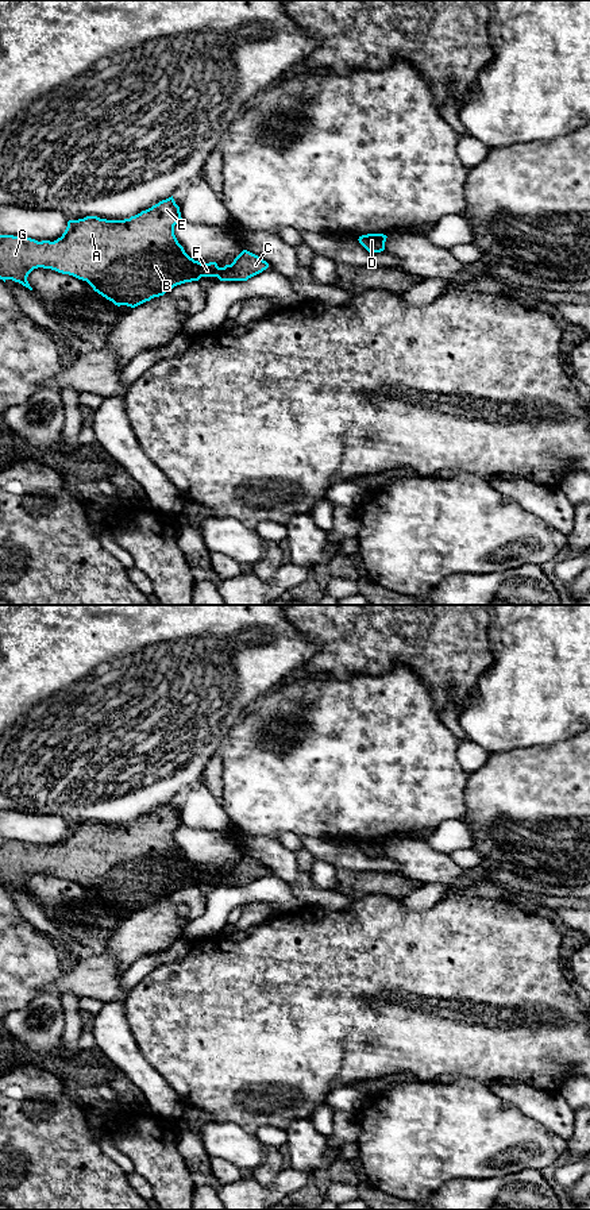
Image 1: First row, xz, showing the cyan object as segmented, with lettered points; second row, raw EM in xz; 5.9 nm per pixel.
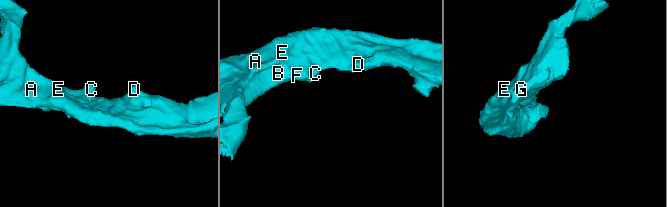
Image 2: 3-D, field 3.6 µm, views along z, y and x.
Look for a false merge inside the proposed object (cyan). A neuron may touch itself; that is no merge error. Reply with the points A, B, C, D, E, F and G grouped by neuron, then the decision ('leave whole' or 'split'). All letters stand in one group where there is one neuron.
A B C D E F G; leave whole

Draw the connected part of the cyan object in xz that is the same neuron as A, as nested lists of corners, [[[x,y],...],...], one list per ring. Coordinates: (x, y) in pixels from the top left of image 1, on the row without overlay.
[[[171,801],[124,825],[107,825],[97,821],[69,825],[62,841],[54,847],[0,840],[0,885],[4,887],[12,885],[32,895],[27,886],[28,879],[38,872],[51,874],[86,886],[95,897],[117,912],[135,913],[154,902],[163,901],[177,890],[198,886],[201,882],[217,882],[220,886],[247,886],[269,872],[266,866],[247,855],[243,855],[231,870],[224,872],[219,872],[216,867],[201,868],[194,866],[185,858],[174,840],[174,831],[181,825],[180,812]]]

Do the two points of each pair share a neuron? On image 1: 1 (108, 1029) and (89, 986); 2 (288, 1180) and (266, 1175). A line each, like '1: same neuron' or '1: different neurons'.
1: different neurons
2: different neurons

